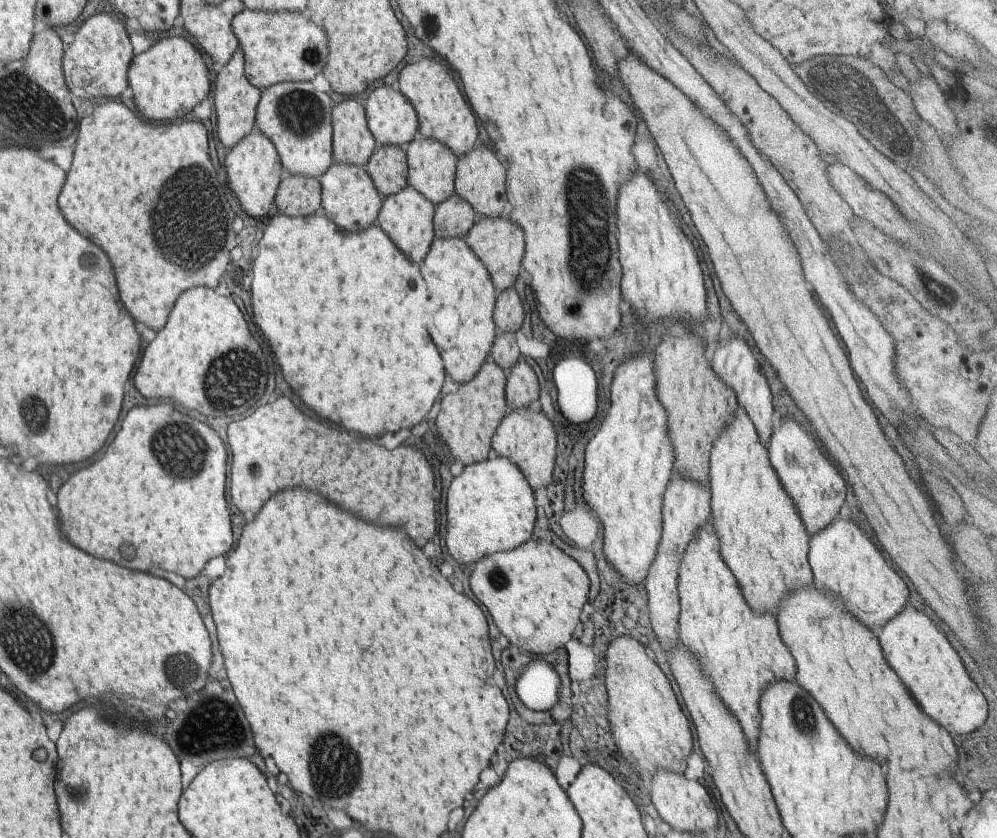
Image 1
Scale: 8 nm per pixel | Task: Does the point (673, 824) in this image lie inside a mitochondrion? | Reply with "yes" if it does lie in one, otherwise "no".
no

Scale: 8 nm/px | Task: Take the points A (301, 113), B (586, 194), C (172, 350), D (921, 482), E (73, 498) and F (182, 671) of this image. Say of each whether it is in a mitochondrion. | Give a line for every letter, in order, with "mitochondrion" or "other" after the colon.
A: mitochondrion
B: mitochondrion
C: other
D: other
E: other
F: mitochondrion

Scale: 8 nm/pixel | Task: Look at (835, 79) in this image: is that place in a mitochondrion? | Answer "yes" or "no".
yes

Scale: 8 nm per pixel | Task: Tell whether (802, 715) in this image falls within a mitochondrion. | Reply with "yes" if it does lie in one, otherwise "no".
yes

